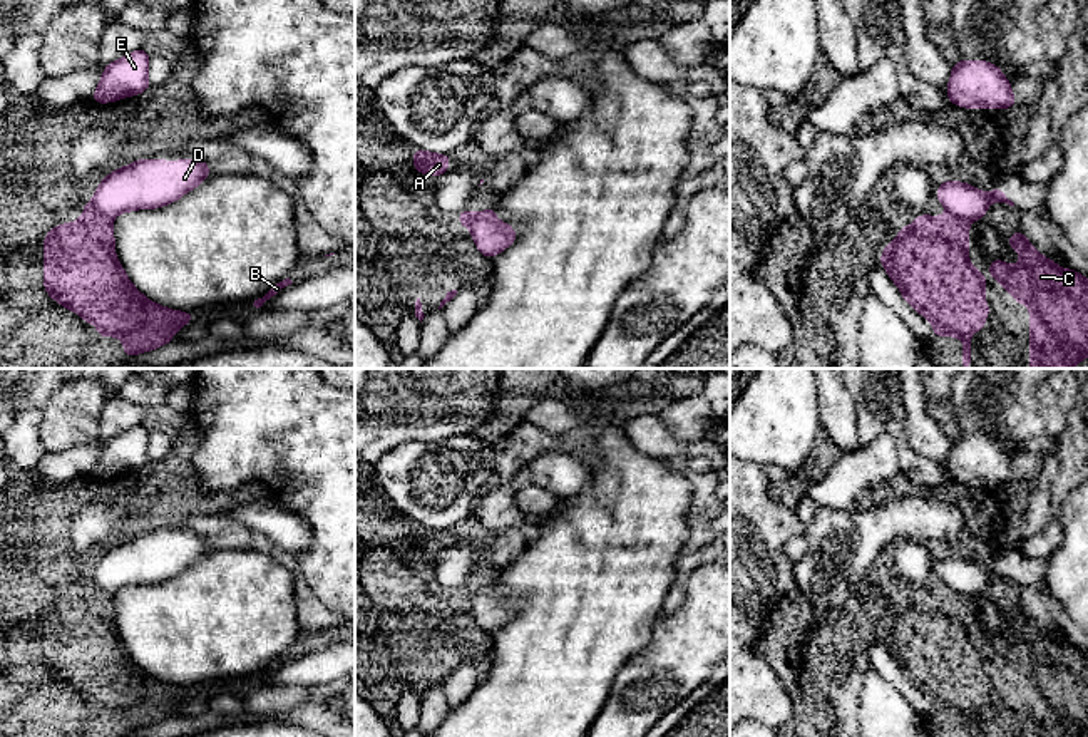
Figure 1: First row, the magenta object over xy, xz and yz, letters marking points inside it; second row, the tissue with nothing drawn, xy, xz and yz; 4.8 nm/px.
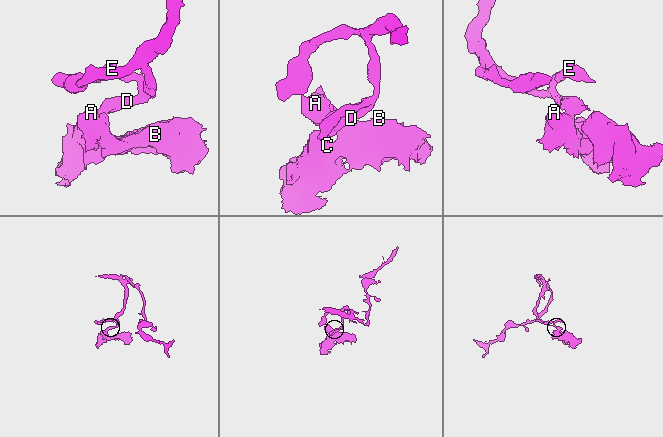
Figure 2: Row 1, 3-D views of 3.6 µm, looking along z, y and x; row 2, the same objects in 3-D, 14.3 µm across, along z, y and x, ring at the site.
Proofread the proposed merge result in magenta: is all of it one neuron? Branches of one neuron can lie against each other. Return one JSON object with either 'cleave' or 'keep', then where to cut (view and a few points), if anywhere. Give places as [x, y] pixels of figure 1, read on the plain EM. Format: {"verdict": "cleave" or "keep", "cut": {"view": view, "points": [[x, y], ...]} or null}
{"verdict": "cleave", "cut": {"view": "xy", "points": [[91, 578], [111, 593]]}}

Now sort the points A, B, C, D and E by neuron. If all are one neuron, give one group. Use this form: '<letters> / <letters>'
A B C / D E

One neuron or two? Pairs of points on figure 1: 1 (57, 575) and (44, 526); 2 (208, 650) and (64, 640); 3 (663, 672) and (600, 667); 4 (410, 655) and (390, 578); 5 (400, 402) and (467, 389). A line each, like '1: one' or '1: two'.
1: one
2: two
3: two
4: one
5: one

